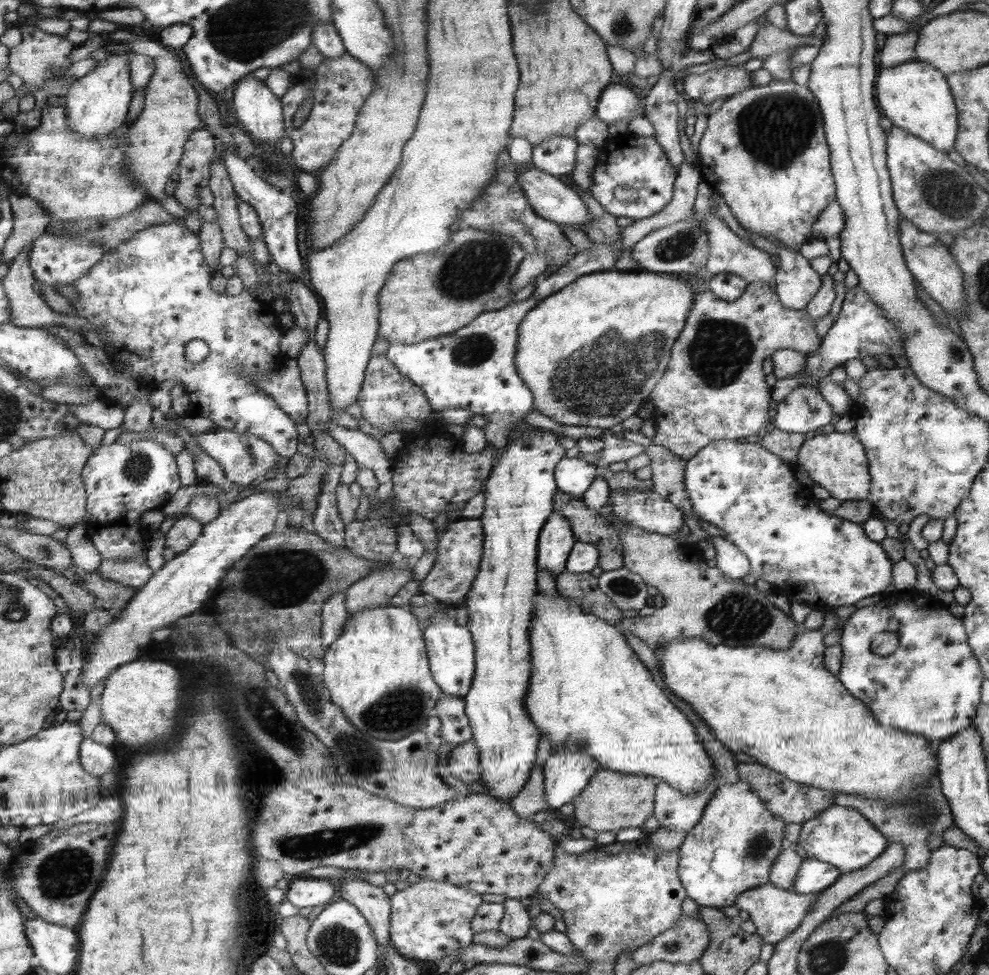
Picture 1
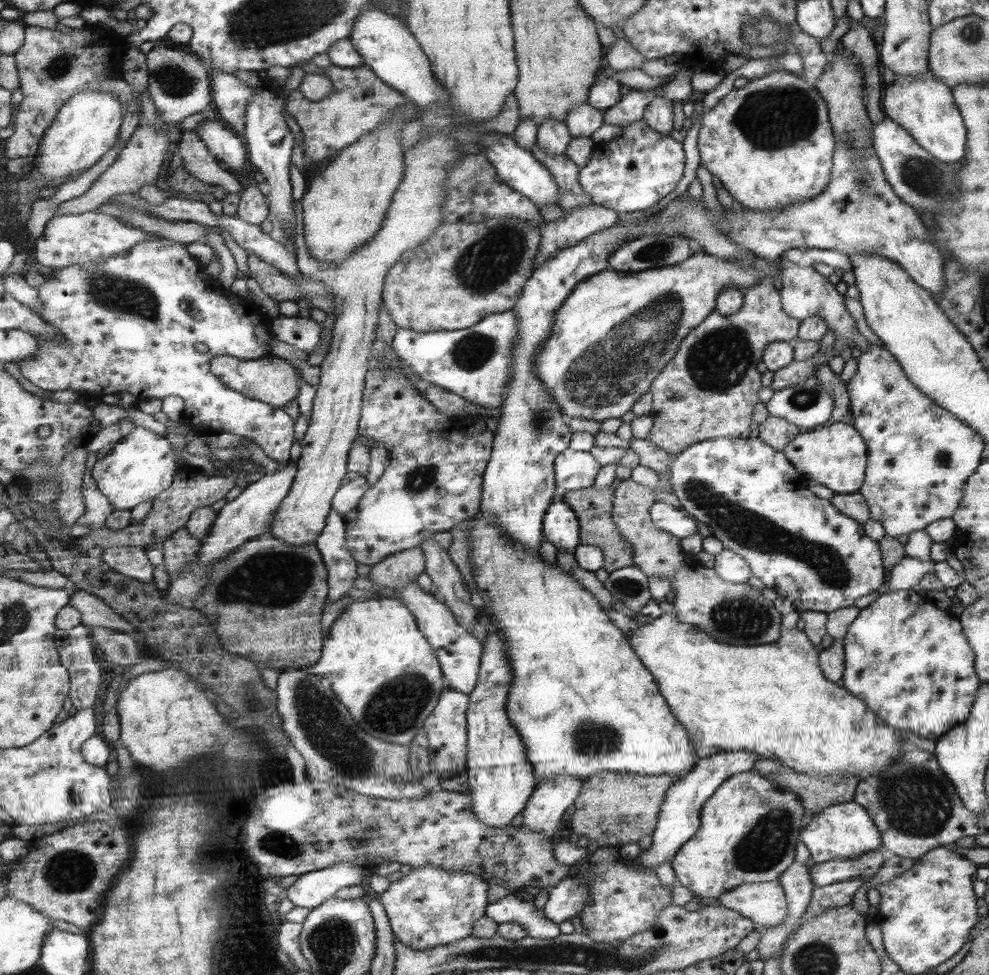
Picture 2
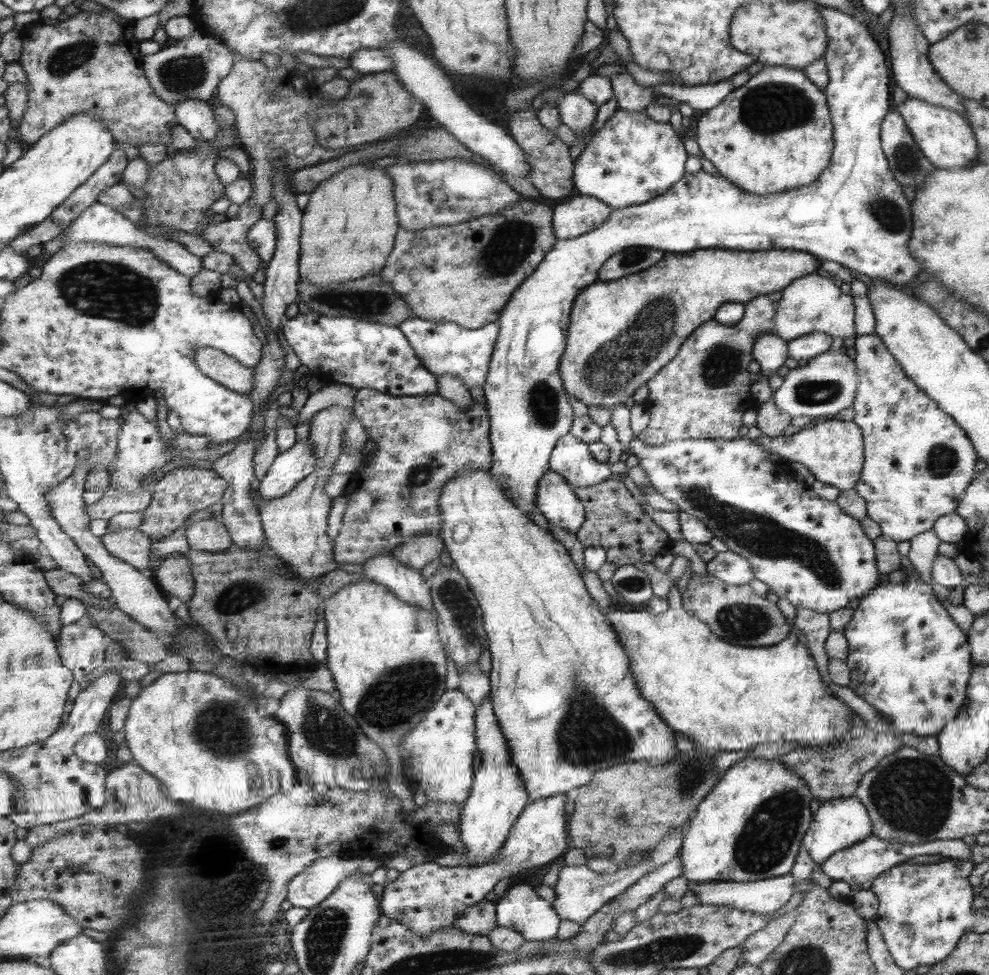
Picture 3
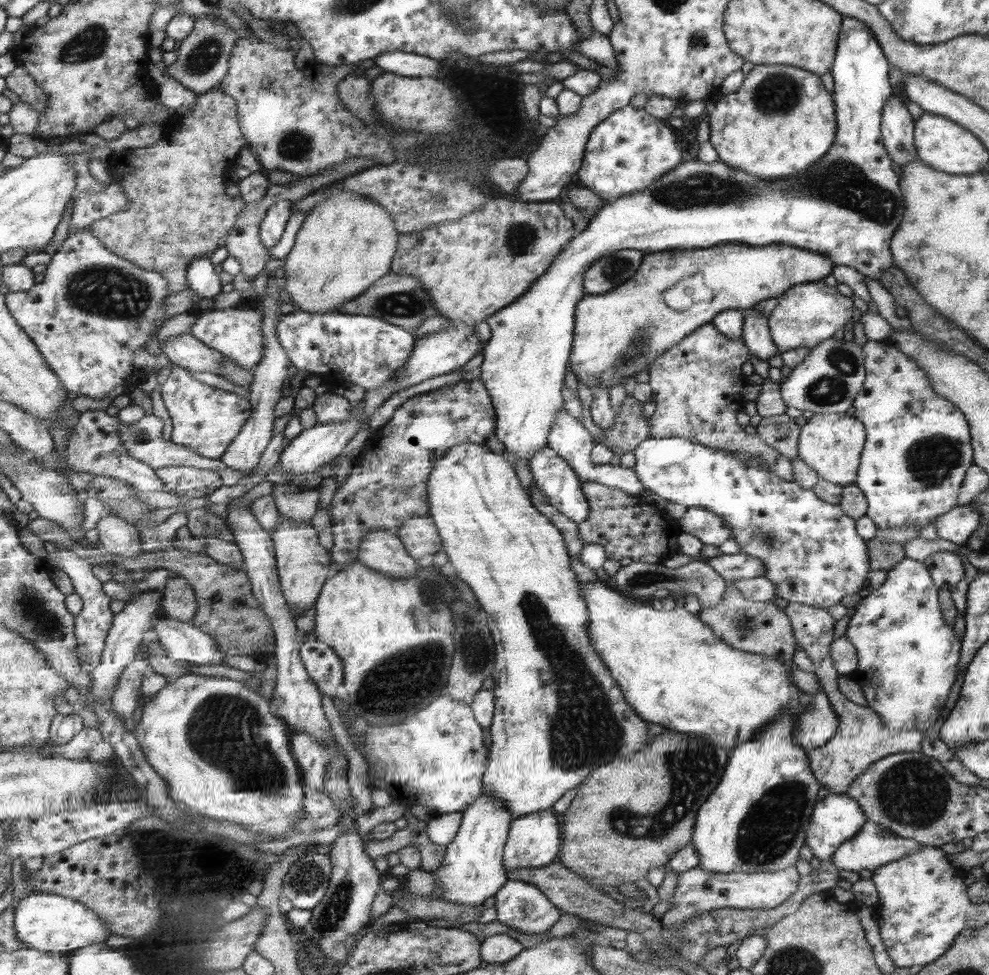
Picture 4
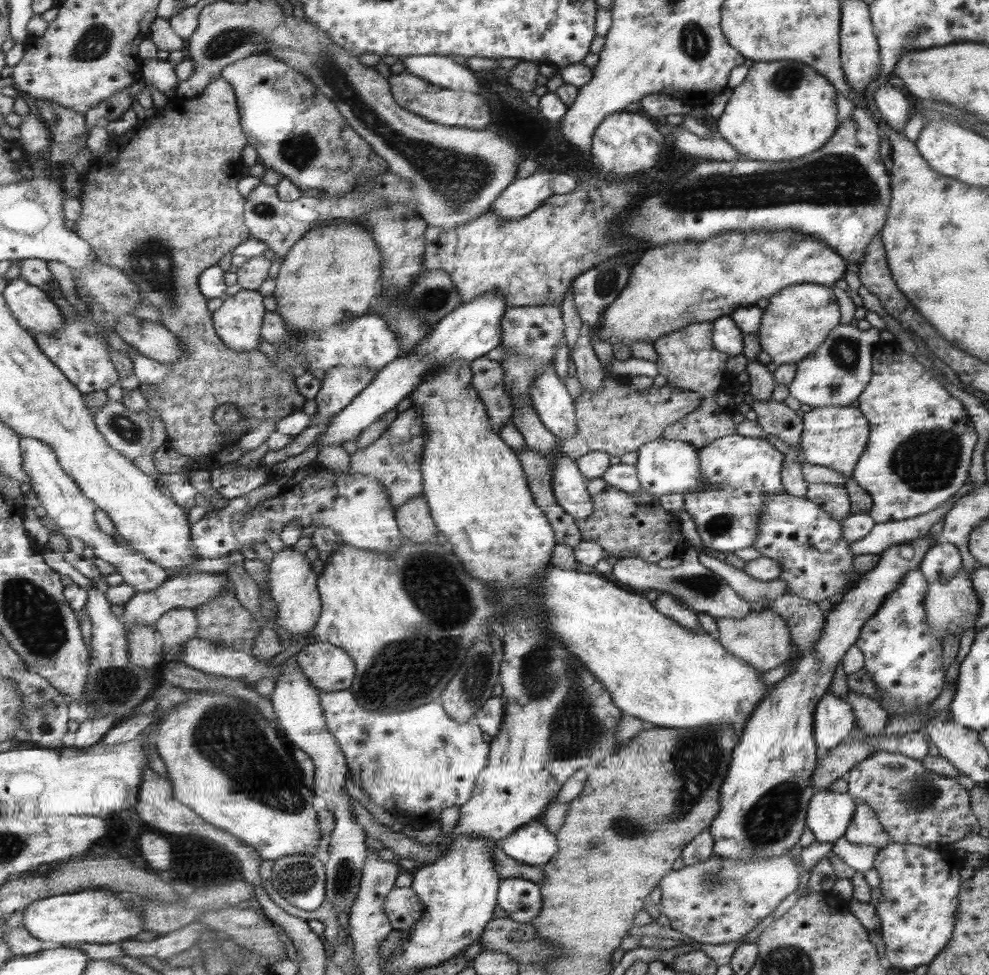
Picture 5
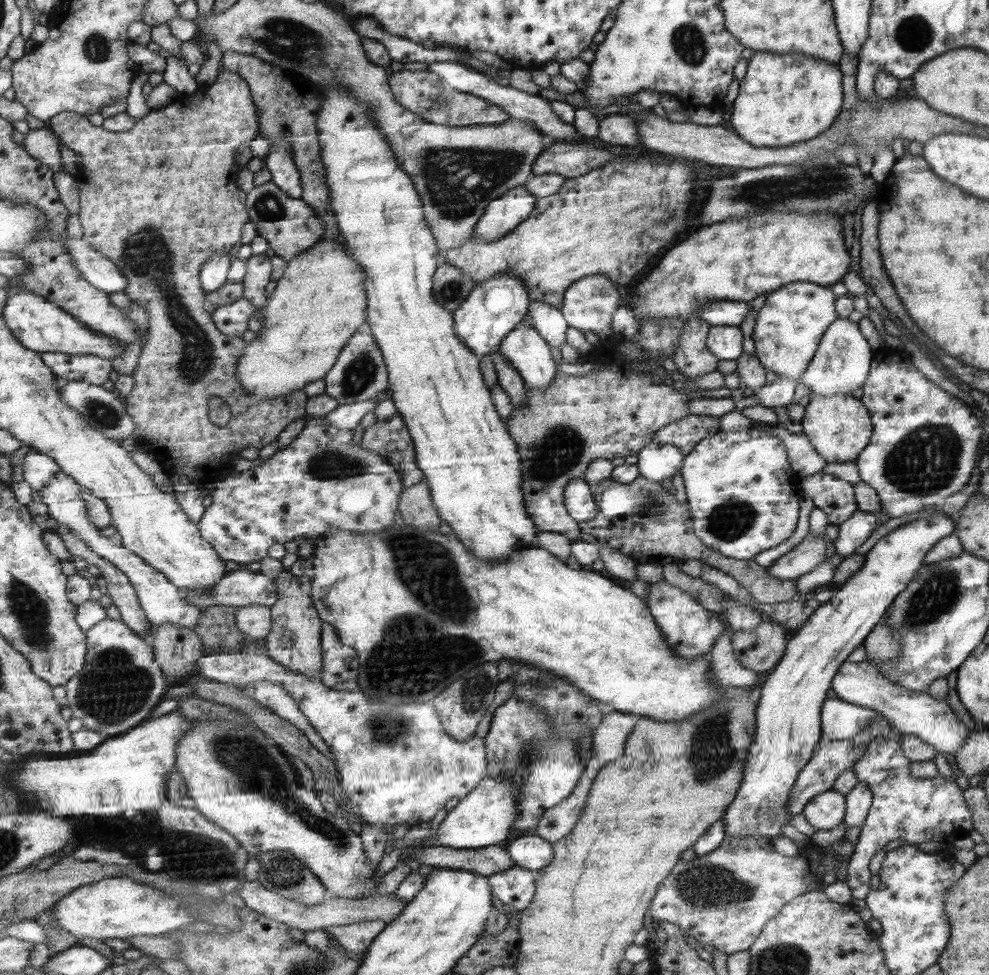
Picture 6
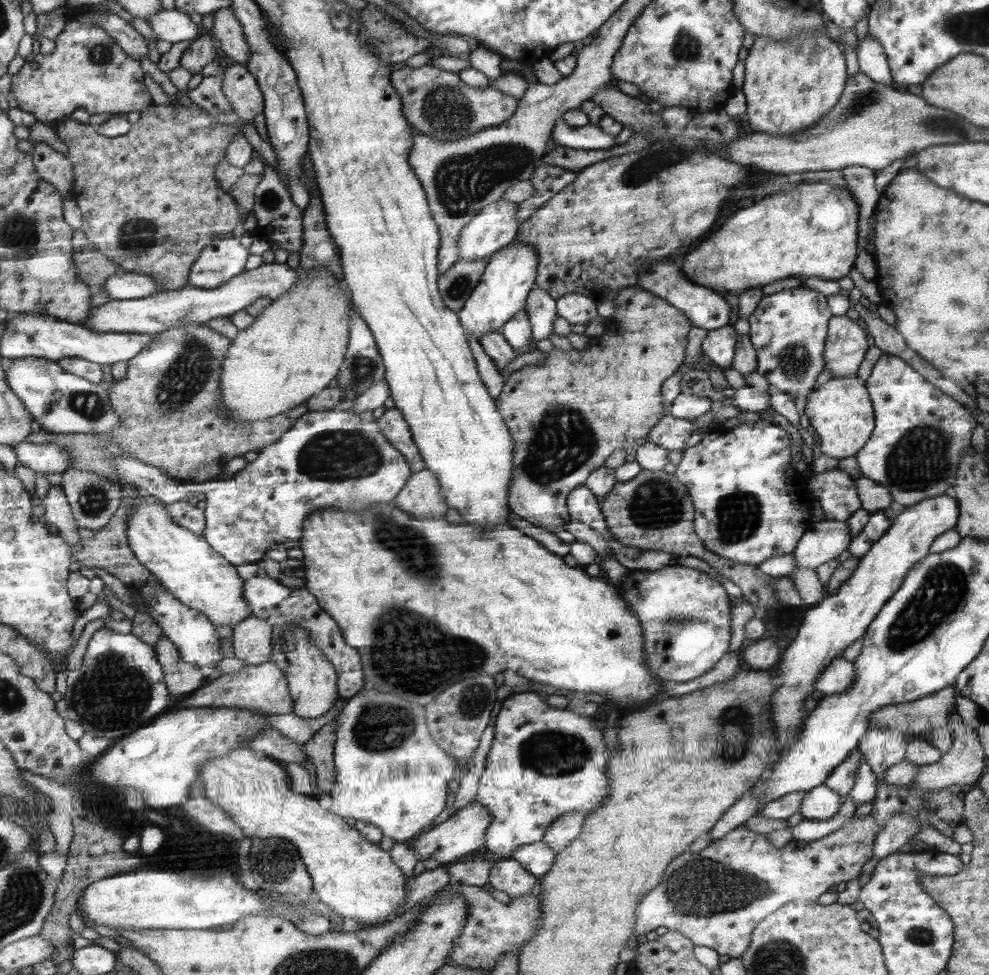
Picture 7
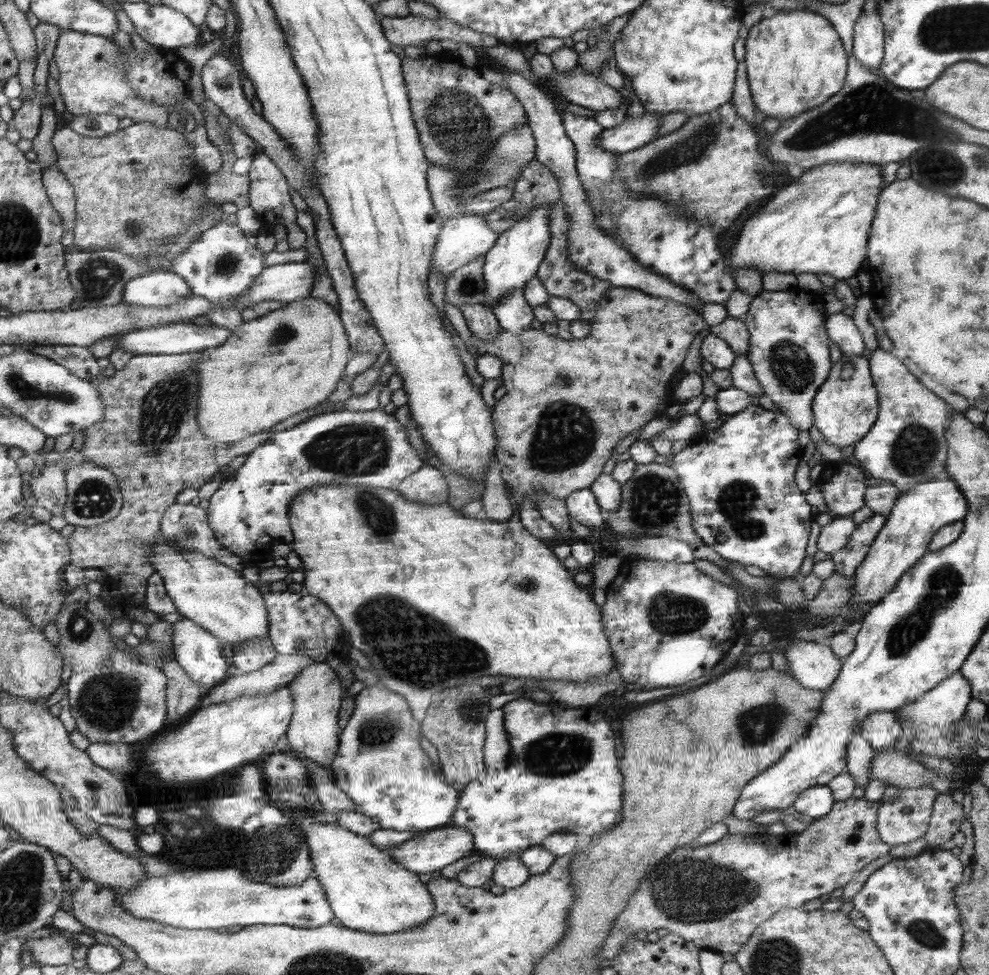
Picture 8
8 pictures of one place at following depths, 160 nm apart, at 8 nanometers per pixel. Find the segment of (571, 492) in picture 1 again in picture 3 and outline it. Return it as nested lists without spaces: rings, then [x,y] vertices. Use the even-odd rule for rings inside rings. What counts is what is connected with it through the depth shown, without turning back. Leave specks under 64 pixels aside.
[[[570,432],[558,439],[549,464],[572,489],[599,484],[610,475],[608,465],[597,462],[588,451],[588,445],[576,440]]]

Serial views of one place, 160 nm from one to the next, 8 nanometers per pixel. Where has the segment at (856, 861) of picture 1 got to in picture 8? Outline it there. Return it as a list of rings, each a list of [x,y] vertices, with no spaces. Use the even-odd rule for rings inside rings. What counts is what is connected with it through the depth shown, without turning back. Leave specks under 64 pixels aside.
[[[823,785],[809,787],[800,792],[792,807],[795,812],[800,812],[805,817],[819,819],[832,810],[834,803],[831,789]]]

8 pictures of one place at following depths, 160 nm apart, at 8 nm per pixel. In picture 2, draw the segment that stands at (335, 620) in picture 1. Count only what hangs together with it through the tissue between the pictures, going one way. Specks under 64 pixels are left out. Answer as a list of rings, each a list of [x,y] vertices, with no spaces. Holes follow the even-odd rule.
[[[333,509],[329,513],[327,526],[317,538],[316,546],[328,566],[330,594],[328,604],[341,601],[345,595],[355,591],[357,582],[357,562],[347,548],[347,526],[344,517]]]

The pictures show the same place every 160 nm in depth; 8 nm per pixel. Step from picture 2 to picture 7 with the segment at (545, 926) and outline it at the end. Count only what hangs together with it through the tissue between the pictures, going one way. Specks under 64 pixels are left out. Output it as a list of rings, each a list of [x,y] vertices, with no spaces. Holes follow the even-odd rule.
[[[515,859],[494,860],[488,874],[488,883],[510,898],[530,894],[536,886],[537,878]]]

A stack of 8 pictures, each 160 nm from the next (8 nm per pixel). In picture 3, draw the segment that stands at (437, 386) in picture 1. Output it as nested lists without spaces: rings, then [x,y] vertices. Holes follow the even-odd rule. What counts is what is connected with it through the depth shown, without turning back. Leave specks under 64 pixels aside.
[[[411,317],[401,324],[400,329],[405,334],[409,346],[421,364],[435,376],[449,374],[461,380],[465,388],[484,386],[492,352],[498,339],[500,324],[491,322],[476,329],[461,328],[455,323],[433,323],[416,317]]]

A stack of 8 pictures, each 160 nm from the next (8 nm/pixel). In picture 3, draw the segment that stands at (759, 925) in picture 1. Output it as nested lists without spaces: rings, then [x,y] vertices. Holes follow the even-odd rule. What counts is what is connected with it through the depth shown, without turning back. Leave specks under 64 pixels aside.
[[[789,874],[787,876],[777,876],[753,882],[688,882],[688,890],[691,890],[697,896],[698,904],[725,906],[764,915],[777,910],[781,904],[785,904],[789,900],[789,896],[793,892],[793,879],[791,874]]]

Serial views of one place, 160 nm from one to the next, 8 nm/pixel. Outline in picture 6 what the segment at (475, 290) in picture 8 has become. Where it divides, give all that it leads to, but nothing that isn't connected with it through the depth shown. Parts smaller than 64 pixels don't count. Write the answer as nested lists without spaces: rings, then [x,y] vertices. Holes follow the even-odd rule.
[[[439,263],[436,272],[432,276],[432,297],[437,304],[447,312],[453,314],[457,307],[468,298],[472,288],[476,286],[467,272],[461,272],[457,267],[450,264]]]

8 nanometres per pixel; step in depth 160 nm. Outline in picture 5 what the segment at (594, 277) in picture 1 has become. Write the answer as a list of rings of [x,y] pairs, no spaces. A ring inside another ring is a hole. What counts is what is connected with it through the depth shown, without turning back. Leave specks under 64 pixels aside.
[[[730,230],[729,232],[722,232],[704,240],[704,242],[676,242],[673,244],[669,242],[663,246],[655,246],[650,249],[645,249],[643,254],[636,257],[636,260],[631,265],[631,274],[628,278],[628,283],[625,288],[617,296],[616,300],[611,304],[605,306],[603,314],[601,314],[601,322],[596,324],[594,329],[589,332],[590,342],[591,336],[596,336],[600,340],[604,340],[607,344],[623,344],[630,348],[633,342],[653,342],[661,338],[665,334],[669,334],[678,328],[688,326],[693,323],[712,323],[716,319],[720,319],[723,316],[728,316],[733,313],[733,310],[737,310],[739,307],[755,305],[755,302],[759,298],[769,298],[781,291],[782,288],[792,286],[793,284],[801,283],[813,283],[813,284],[834,284],[837,280],[844,278],[846,262],[827,244],[823,244],[819,240],[814,240],[810,236],[804,236],[800,232],[791,232],[790,230],[784,230],[783,232],[771,232],[770,230],[754,230],[754,232],[748,232],[748,230]]]

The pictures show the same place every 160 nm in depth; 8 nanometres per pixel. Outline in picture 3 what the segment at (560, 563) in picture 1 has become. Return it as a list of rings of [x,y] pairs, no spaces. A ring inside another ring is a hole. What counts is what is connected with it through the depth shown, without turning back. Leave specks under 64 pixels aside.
[[[550,468],[538,482],[535,504],[543,524],[565,529],[567,533],[576,535],[585,522],[584,505],[564,477]]]

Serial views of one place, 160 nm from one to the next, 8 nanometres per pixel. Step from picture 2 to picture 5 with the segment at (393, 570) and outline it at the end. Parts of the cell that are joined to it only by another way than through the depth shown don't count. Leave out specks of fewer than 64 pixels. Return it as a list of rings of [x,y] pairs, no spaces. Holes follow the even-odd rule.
[[[422,494],[396,509],[396,518],[401,533],[409,543],[431,543],[437,537],[439,530],[432,520],[431,510]]]

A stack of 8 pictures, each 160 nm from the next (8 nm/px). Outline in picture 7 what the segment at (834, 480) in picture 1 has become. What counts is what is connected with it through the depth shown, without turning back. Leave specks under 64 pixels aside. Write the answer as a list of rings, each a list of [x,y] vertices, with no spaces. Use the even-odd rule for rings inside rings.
[[[854,374],[829,379],[807,394],[802,411],[808,418],[809,429],[815,430],[819,438],[819,448],[823,455],[836,459],[853,457],[871,438],[875,413],[864,384]]]

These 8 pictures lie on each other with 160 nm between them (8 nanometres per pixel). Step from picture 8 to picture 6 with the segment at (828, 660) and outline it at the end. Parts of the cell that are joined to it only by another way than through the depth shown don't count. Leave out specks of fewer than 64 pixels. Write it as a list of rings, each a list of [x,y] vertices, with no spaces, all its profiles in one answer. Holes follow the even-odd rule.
[[[867,660],[859,663],[846,661],[832,679],[831,688],[838,699],[861,708],[874,710],[897,732],[922,740],[925,744],[932,746],[937,753],[943,752],[943,754],[954,756],[957,748],[971,733],[971,730],[957,719],[945,701],[936,699],[925,691],[912,691],[886,679]]]

